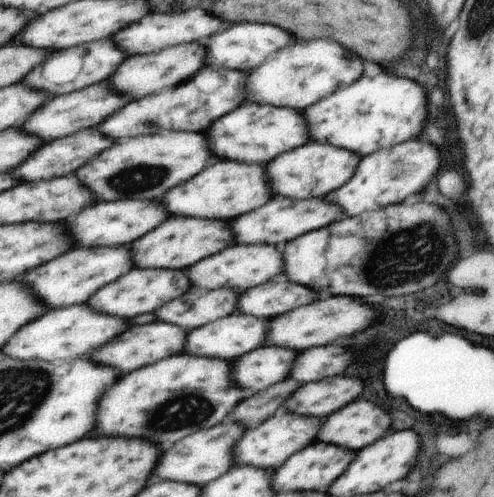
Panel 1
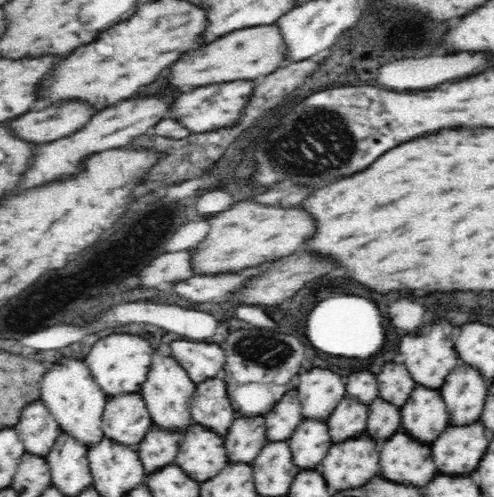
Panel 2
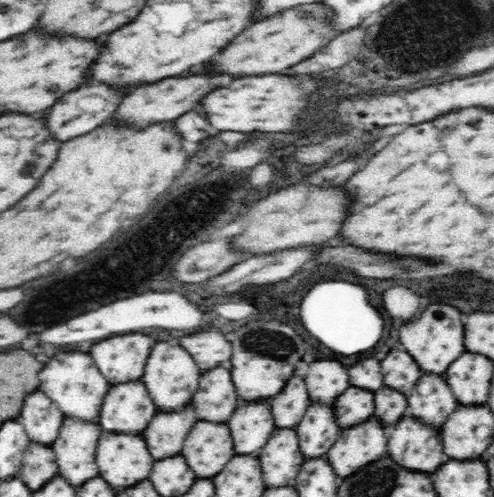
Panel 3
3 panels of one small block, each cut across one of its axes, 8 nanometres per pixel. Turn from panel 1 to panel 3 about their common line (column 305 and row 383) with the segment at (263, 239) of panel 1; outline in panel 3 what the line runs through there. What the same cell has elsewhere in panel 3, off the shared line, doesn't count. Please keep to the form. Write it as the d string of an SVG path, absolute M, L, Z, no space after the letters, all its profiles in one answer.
M218 366L202 376L200 388L194 394L194 408L198 420L230 420L238 408L238 394L228 368Z

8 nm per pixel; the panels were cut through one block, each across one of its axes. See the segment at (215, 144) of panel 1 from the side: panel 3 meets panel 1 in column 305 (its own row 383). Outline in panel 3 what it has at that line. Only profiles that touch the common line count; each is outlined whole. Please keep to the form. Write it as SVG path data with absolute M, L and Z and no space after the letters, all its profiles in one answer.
M136 380L108 390L100 410L100 424L106 432L142 432L154 414L156 406L144 382Z

